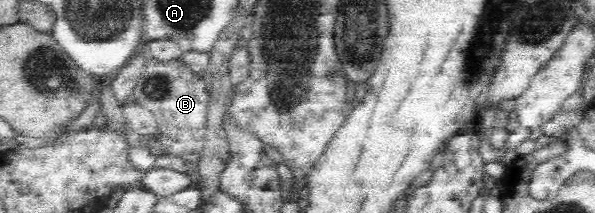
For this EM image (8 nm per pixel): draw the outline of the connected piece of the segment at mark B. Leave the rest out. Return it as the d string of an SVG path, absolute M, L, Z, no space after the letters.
M150 50L147 52L149 54L143 73L133 93L120 104L120 107L135 102L151 111L158 125L156 150L197 163L203 153L207 131L207 107L209 107L210 94L205 86L206 81L190 70L181 59L159 62L152 57Z

